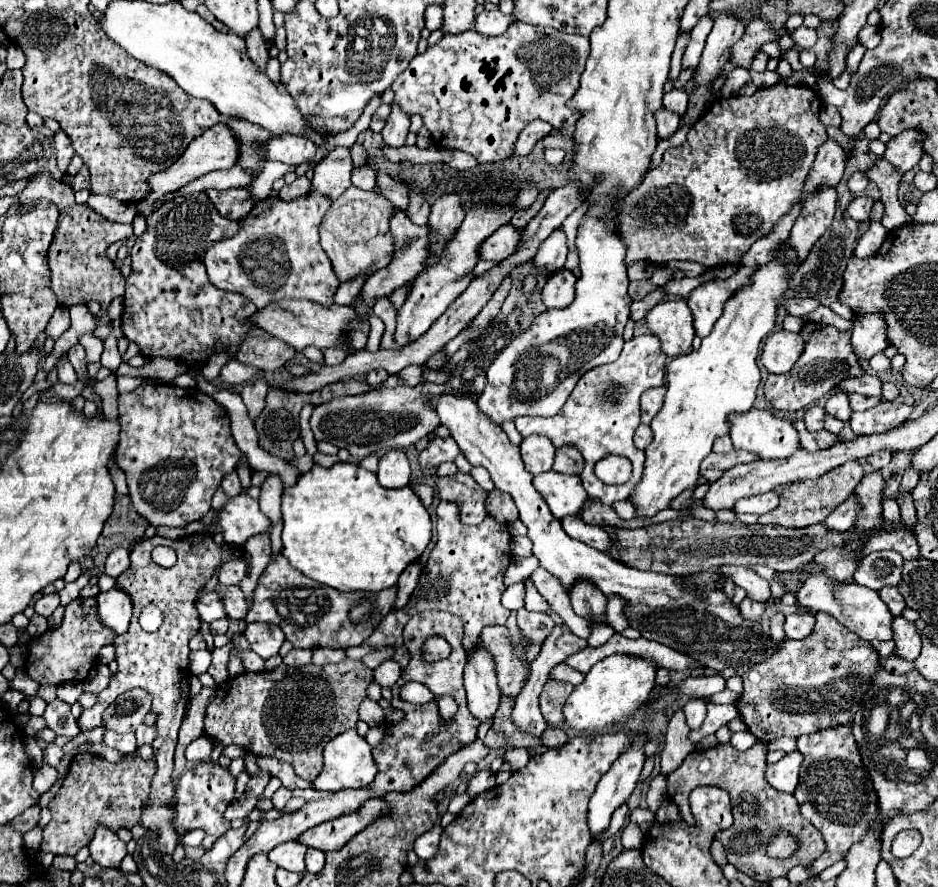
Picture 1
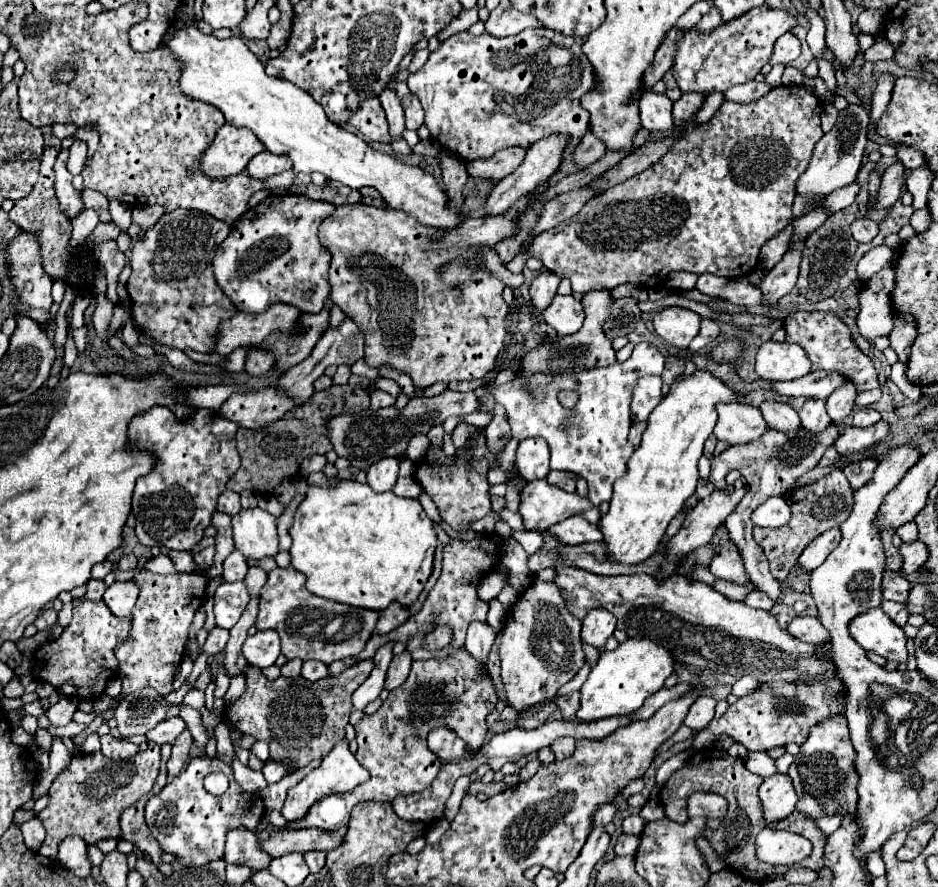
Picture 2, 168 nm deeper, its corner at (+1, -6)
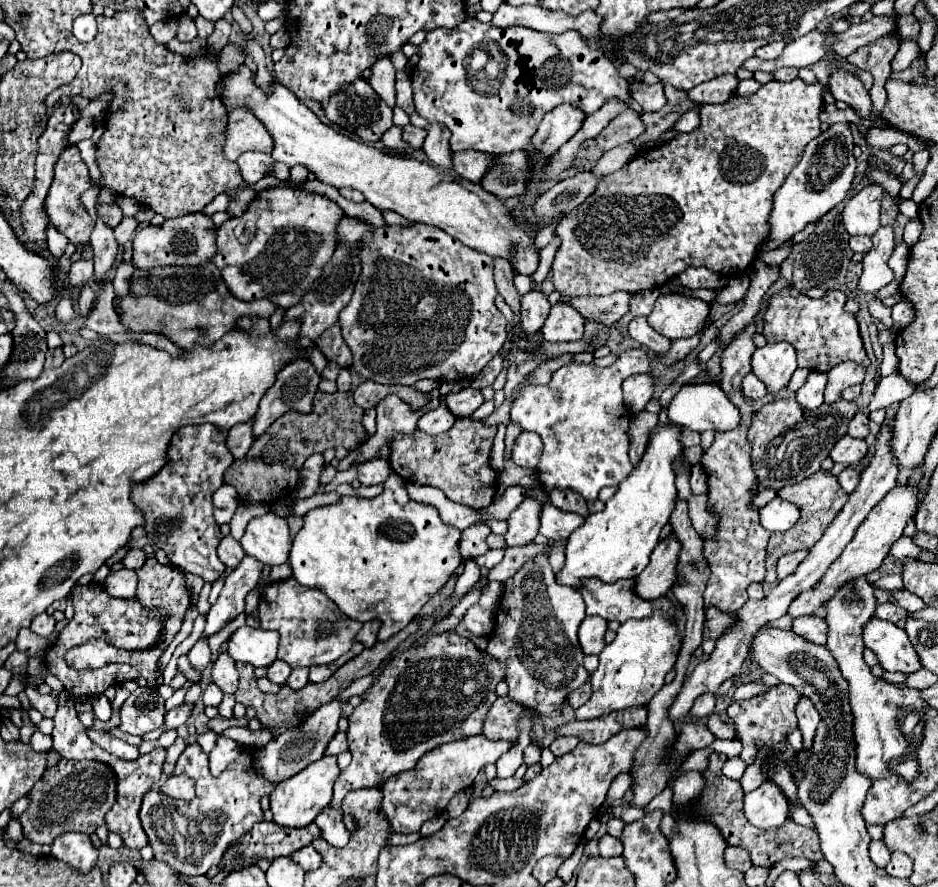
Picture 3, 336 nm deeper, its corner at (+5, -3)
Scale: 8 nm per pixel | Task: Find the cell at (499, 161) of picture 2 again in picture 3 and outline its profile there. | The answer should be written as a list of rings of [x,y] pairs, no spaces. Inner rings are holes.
[[[456,152],[454,154],[454,170],[458,176],[470,180],[470,182],[480,182],[484,172],[490,170],[490,166],[496,164],[494,154],[482,154],[482,152]]]

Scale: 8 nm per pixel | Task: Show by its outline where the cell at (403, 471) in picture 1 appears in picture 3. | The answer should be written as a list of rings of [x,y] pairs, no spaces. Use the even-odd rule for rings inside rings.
[[[382,458],[368,460],[368,462],[364,462],[364,464],[358,466],[358,480],[360,480],[364,486],[384,484],[390,474],[392,474],[392,468],[390,468],[388,460],[382,460]]]

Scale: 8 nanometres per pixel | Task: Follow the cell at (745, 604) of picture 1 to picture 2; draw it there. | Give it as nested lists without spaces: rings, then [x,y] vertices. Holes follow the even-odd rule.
[[[760,589],[752,591],[752,593],[746,597],[744,603],[750,605],[750,607],[754,607],[754,609],[764,609],[764,611],[770,611],[770,609],[774,607],[774,601],[772,601],[764,591],[760,591]]]

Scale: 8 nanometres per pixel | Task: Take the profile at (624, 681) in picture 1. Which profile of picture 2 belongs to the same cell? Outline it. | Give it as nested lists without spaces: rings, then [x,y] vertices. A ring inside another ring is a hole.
[[[626,639],[614,651],[602,651],[598,665],[590,671],[582,685],[582,701],[576,713],[578,721],[596,721],[612,715],[628,715],[636,711],[650,695],[664,687],[666,677],[674,671],[672,655],[652,643],[652,639]]]

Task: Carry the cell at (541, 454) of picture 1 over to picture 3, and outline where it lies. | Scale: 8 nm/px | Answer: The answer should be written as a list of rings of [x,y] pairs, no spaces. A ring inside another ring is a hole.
[[[522,432],[516,438],[514,450],[512,450],[512,460],[518,466],[532,468],[536,470],[540,464],[540,452],[542,452],[542,440],[536,432]]]

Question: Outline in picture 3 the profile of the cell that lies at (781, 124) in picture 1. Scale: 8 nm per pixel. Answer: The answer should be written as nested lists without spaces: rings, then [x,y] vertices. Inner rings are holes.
[[[796,78],[792,82],[772,80],[772,82],[764,84],[752,96],[734,94],[724,104],[702,106],[702,110],[700,110],[702,122],[694,132],[680,134],[680,136],[676,136],[676,140],[670,140],[668,144],[660,144],[660,148],[648,148],[650,152],[640,152],[626,166],[604,176],[602,182],[598,184],[596,192],[592,196],[588,196],[586,202],[582,202],[578,208],[574,208],[568,216],[564,216],[558,222],[554,236],[560,238],[560,248],[556,250],[556,258],[552,264],[552,274],[554,274],[552,282],[554,282],[556,290],[566,300],[574,298],[574,296],[582,296],[582,294],[606,296],[606,294],[614,294],[618,290],[626,290],[626,292],[634,294],[634,292],[642,292],[648,288],[660,288],[662,284],[666,284],[668,280],[672,280],[676,274],[684,272],[690,266],[704,266],[704,268],[710,268],[710,270],[714,270],[718,274],[726,274],[726,276],[744,272],[754,262],[760,244],[770,234],[768,220],[770,220],[770,212],[772,212],[772,204],[774,204],[774,192],[780,188],[780,184],[784,184],[784,176],[788,176],[788,172],[792,172],[792,168],[800,162],[800,156],[806,148],[806,144],[820,134],[820,118],[818,116],[822,112],[822,106],[824,106],[824,102],[822,102],[820,82],[806,84],[800,78]]]

